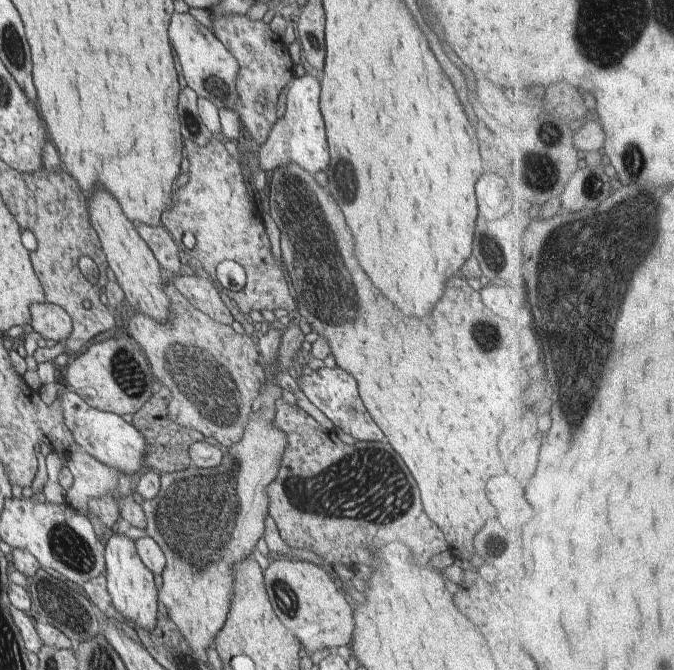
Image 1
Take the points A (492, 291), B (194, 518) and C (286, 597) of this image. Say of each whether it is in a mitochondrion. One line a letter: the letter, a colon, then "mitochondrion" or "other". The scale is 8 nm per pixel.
A: other
B: mitochondrion
C: mitochondrion

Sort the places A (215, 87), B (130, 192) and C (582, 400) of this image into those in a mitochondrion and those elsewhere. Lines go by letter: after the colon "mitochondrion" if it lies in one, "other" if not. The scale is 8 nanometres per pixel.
A: mitochondrion
B: other
C: mitochondrion

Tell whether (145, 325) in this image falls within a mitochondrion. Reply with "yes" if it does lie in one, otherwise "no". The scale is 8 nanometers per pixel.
no

